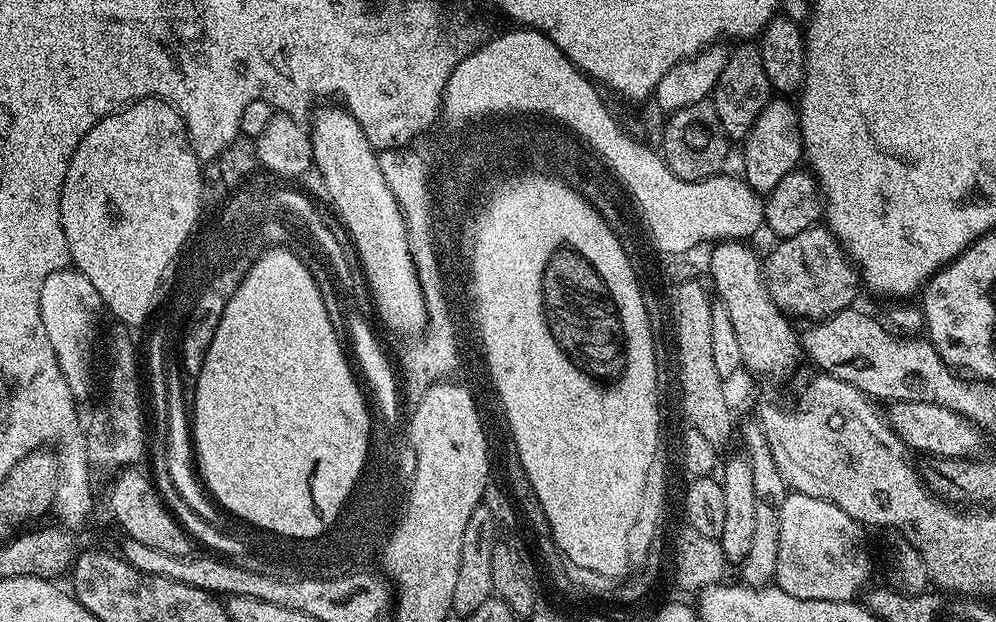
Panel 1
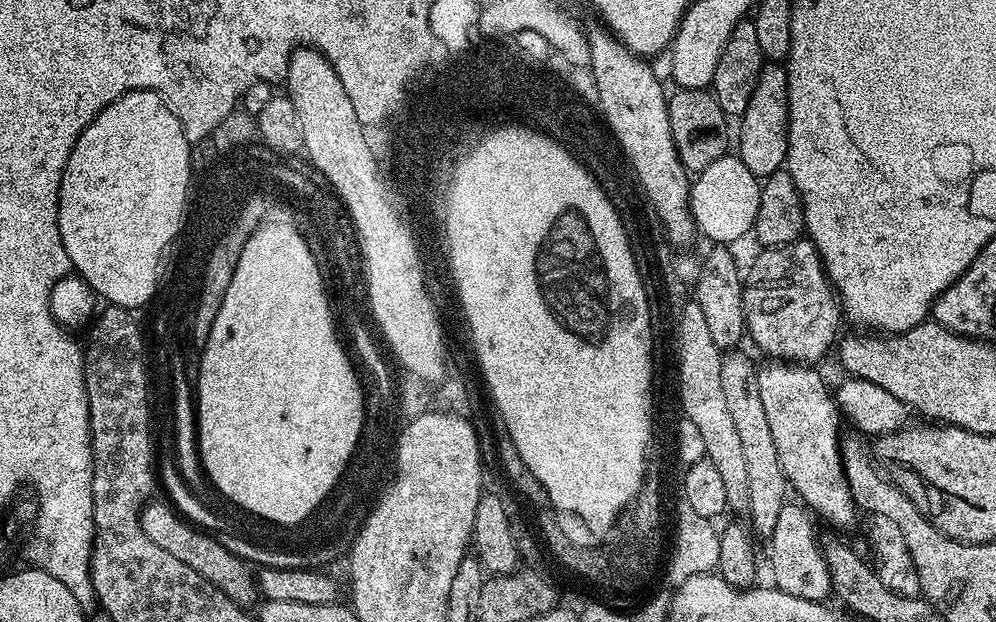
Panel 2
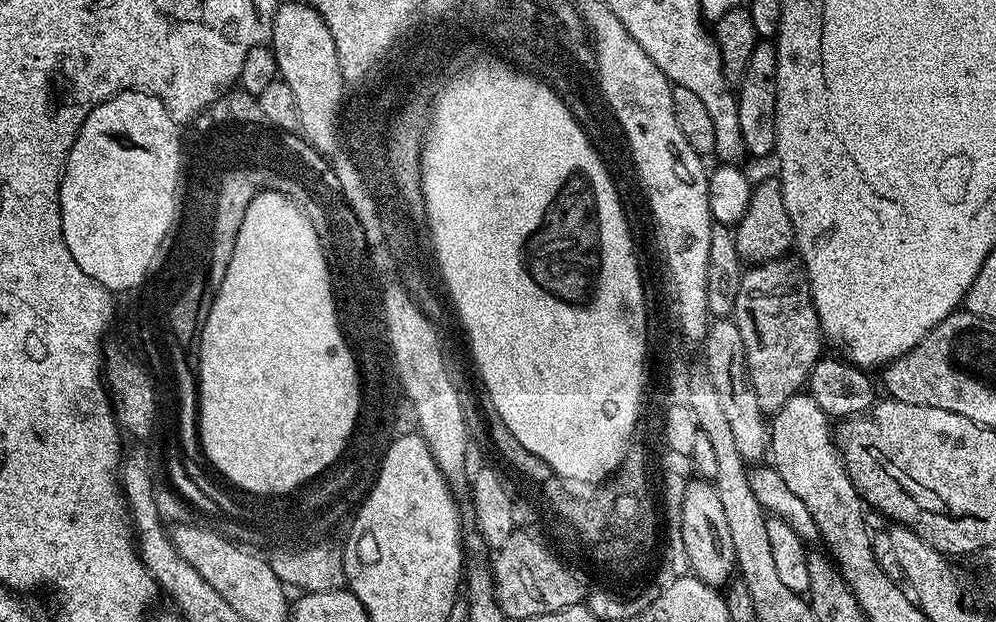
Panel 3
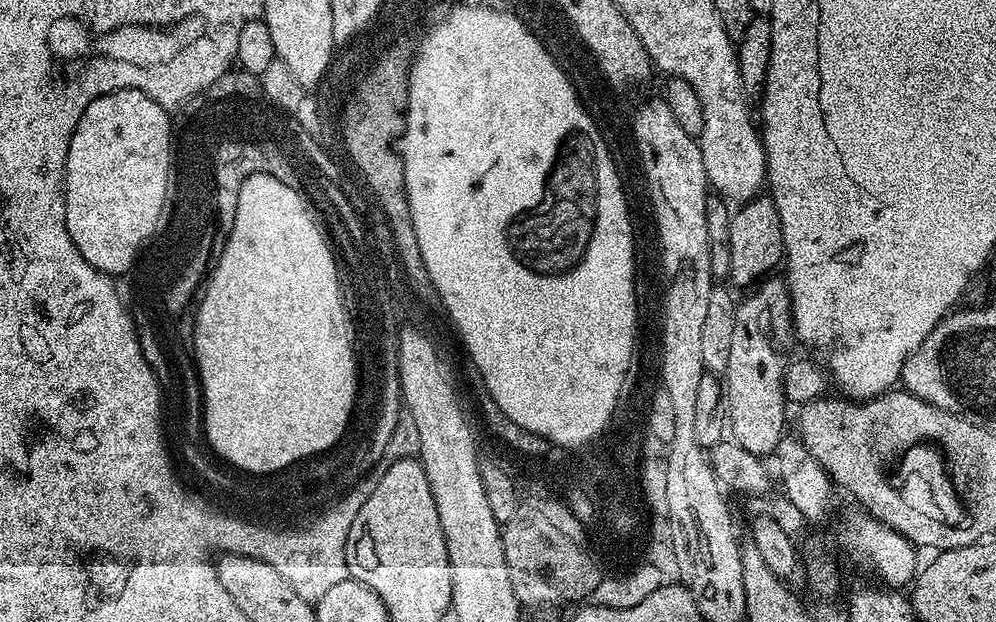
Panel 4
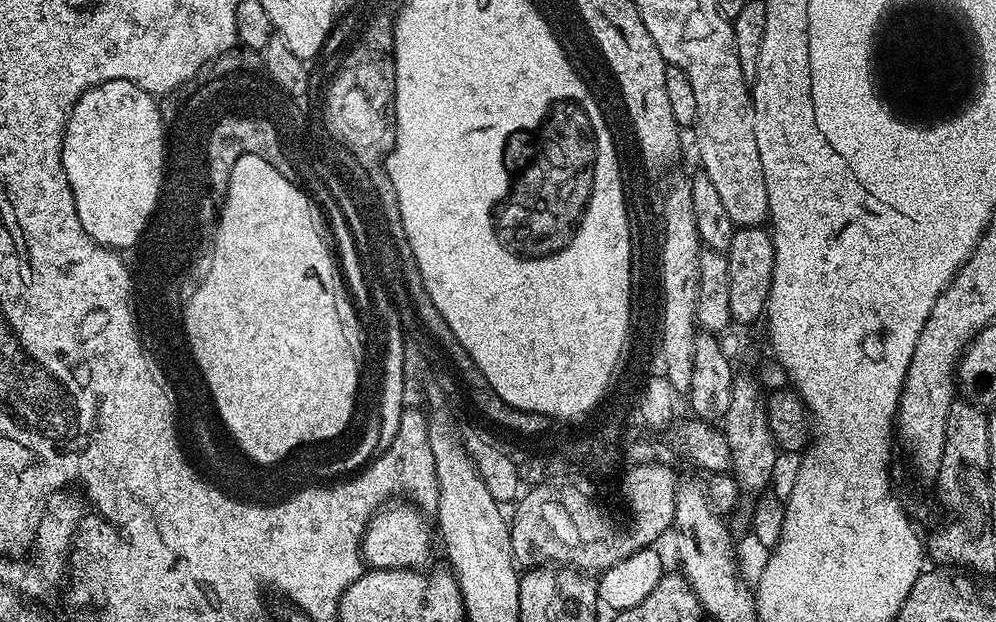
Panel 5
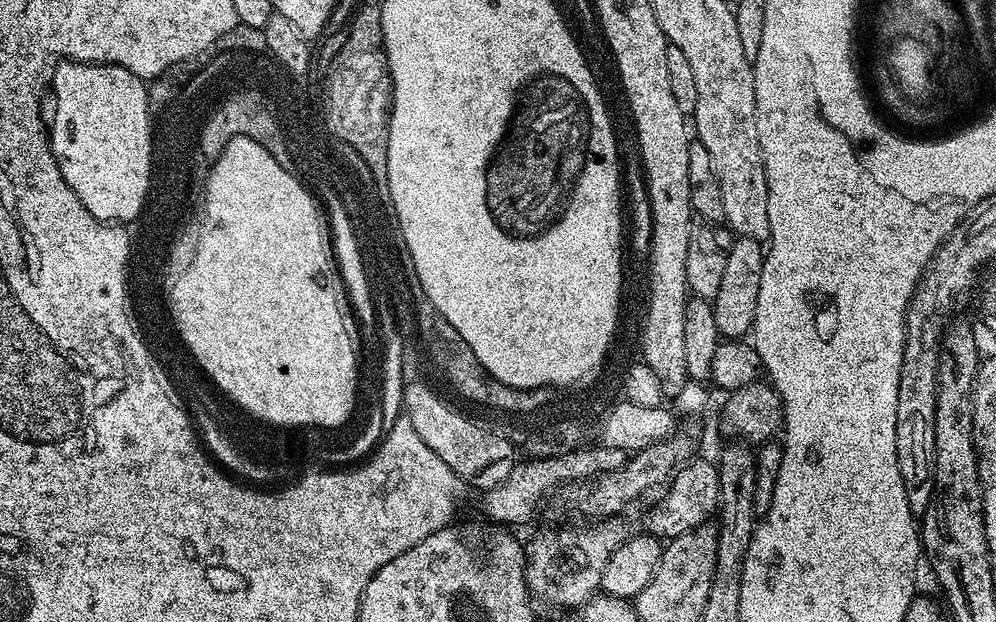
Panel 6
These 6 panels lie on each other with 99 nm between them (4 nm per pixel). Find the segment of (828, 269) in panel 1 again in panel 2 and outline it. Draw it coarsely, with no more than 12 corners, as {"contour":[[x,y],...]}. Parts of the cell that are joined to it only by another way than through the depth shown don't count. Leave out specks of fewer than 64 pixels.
{"contour":[[811,240],[743,277],[747,335],[780,362],[837,343],[840,301]]}

